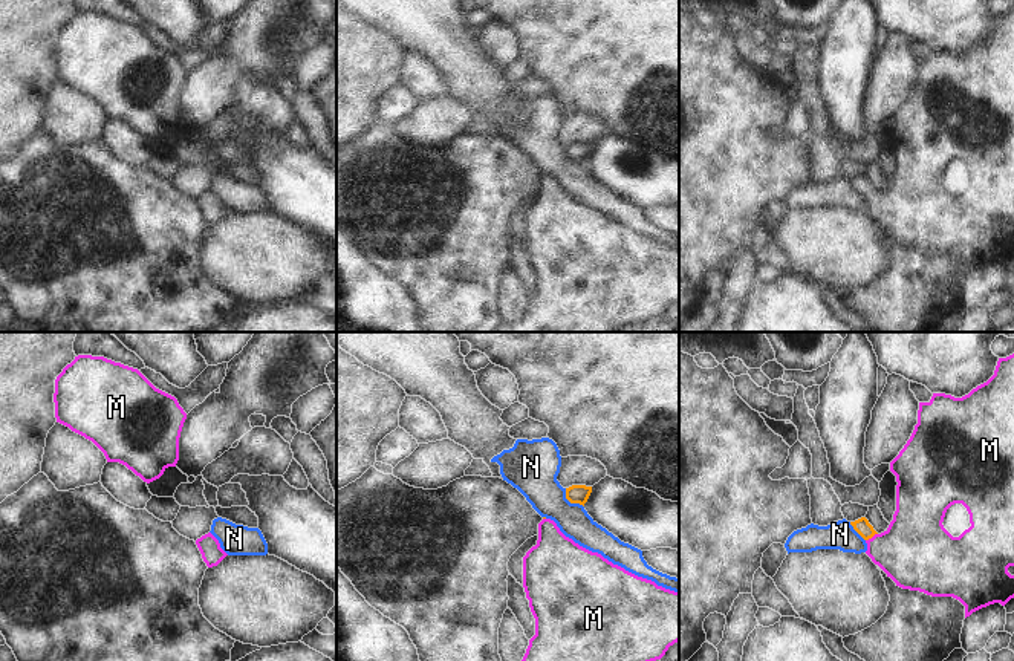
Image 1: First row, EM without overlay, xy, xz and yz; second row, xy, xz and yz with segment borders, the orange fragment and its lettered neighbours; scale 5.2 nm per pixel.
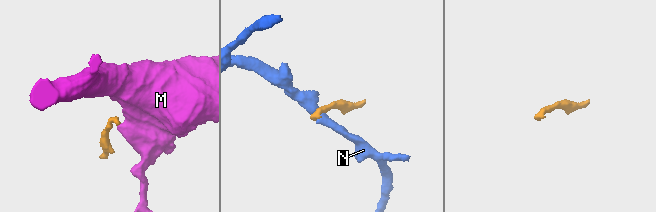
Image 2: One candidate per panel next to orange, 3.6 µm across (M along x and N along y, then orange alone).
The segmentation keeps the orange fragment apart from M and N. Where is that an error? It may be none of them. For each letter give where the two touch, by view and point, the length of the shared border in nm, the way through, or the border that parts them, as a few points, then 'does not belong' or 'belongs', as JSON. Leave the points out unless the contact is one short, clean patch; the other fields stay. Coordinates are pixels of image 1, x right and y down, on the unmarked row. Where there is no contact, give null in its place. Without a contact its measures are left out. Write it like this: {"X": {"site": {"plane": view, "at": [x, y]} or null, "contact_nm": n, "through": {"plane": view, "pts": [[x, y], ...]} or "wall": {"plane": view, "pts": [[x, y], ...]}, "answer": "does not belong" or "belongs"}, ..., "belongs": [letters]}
{"M": {"site": {"plane": "yz", "at": [870, 195]}, "contact_nm": 80, "through": {"plane": "yz", "pts": [[861, 182], [870, 195], [884, 207], [915, 208]]}, "answer": "belongs"}, "N": {"site": {"plane": "xz", "at": [571, 159]}, "contact_nm": 140, "wall": {"plane": "xz", "pts": [[565, 146], [565, 153], [583, 164]]}, "answer": "does not belong"}, "belongs": ["M"]}

